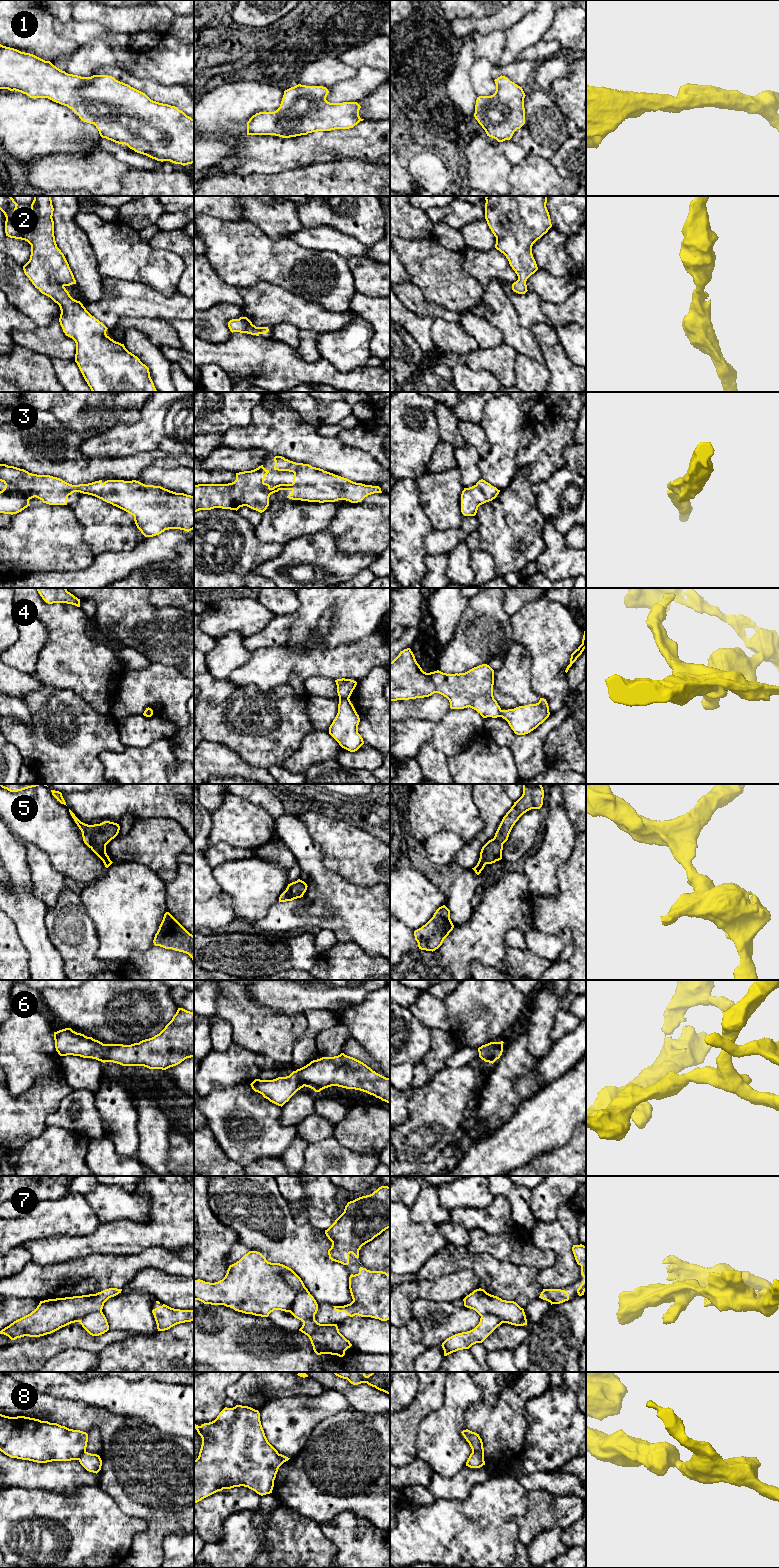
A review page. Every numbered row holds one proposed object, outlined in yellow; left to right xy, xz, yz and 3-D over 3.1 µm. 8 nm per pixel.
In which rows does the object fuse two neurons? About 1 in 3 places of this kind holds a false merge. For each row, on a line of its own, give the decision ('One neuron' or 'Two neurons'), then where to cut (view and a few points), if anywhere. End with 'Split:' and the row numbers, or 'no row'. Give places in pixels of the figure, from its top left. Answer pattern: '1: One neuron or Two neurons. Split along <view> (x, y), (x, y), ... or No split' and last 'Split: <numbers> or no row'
1: One neuron. No split
2: One neuron. No split
3: One neuron. No split
4: Two neurons. Split along xz (348, 698), (339, 699)
5: One neuron. No split
6: One neuron. No split
7: Two neurons. Split along xz (288, 1267), (282, 1276), (296, 1291), (288, 1311)
8: Two neurons. Split along yz (472, 1451), (475, 1451), (483, 1459)
Split: 4, 7, 8

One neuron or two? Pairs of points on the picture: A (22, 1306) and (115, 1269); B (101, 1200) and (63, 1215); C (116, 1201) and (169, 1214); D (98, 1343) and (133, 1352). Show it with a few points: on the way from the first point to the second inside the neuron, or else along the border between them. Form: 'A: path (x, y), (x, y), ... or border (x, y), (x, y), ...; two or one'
A: border (15, 1297), (30, 1297), (39, 1301); two
B: border (84, 1194), (92, 1211), (101, 1222); two
C: border (134, 1191), (148, 1198), (146, 1222); two
D: border (129, 1336), (111, 1342), (96, 1353); two

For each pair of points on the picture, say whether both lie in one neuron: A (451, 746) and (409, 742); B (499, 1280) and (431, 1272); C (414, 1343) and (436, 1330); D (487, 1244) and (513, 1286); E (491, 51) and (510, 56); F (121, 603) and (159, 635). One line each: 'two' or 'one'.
A: one
B: one
C: two
D: two
E: two
F: one

